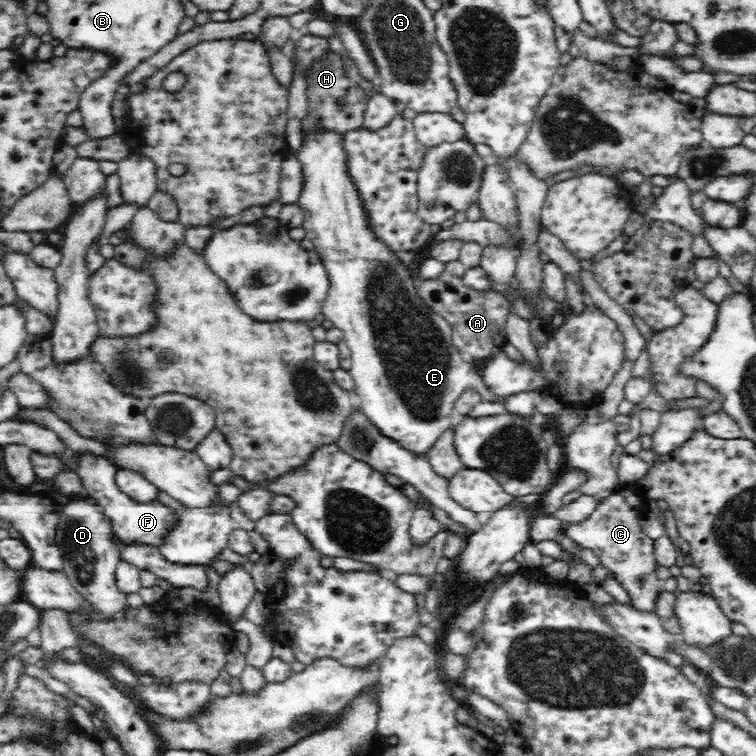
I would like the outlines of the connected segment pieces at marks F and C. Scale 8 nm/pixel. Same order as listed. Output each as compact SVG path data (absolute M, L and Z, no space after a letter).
M81 454L81 456L83 456L83 468L78 472L78 476L80 476L82 491L102 506L104 513L112 517L112 525L114 525L121 544L123 546L144 545L160 548L168 540L168 534L176 528L180 511L176 511L174 506L160 502L158 498L143 502L126 495L116 483L115 477L118 468L114 464L92 454Z
M638 490L636 498L622 496L618 492L605 495L600 502L583 518L581 522L569 522L564 531L576 543L591 550L600 564L610 570L613 577L620 582L628 596L628 606L641 613L654 613L660 592L663 591L664 581L658 578L658 562L655 554L655 540L642 530L640 514L642 502L648 495Z

